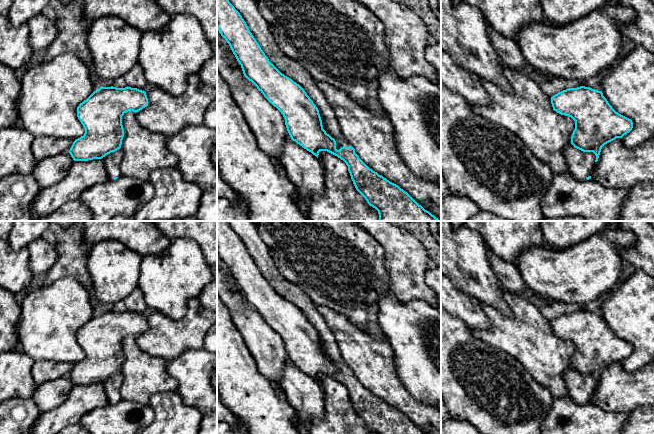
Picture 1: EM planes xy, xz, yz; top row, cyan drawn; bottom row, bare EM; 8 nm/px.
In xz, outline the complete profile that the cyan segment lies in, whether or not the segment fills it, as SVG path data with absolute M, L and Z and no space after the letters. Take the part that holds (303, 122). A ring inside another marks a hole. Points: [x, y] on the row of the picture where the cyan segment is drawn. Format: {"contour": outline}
{"contour": "M217 0L217 28L241 65L244 76L283 115L291 139L317 158L320 151L327 151L343 160L356 190L378 211L379 221L441 221L359 158L343 136L333 109L311 75L279 48L258 9L257 0Z"}

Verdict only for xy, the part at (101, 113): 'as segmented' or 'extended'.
extended

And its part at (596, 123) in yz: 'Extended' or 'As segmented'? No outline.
Extended

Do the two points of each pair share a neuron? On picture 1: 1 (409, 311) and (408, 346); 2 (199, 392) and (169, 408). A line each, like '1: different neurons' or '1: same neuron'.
1: same neuron
2: different neurons

